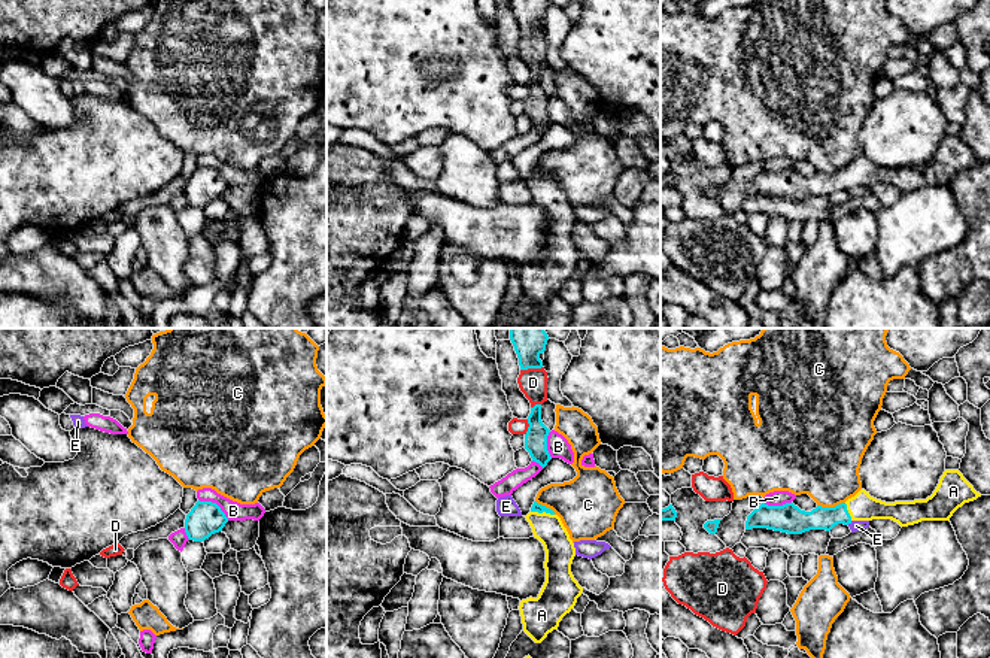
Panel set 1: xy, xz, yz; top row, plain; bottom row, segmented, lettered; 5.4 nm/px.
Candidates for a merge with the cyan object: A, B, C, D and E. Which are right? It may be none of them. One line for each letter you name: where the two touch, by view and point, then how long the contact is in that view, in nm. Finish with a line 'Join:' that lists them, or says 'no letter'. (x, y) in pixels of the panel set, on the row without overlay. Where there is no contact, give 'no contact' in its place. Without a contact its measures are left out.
A: contact xz (543, 176); length 130 nm
Join: A

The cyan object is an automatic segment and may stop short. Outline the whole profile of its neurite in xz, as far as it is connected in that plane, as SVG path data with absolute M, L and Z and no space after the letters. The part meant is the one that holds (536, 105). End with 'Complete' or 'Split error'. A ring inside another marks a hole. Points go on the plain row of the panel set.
M541 70L531 73L528 90L525 115L529 118L532 127L538 128L544 134L552 122L547 116L547 101L550 95L541 87Z. Complete

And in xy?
M197 167L185 185L185 198L189 206L204 207L212 200L222 197L228 184L216 169Z. Complete

